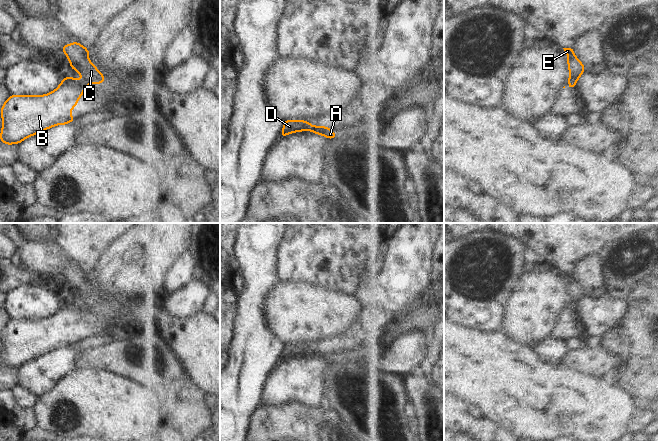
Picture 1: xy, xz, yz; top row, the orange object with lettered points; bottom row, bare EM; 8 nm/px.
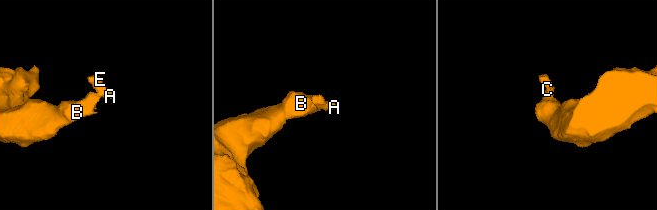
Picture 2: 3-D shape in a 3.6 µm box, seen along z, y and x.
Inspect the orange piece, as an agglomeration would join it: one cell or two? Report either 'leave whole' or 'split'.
split

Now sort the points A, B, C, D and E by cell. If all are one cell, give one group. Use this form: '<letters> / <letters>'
A C E / B D

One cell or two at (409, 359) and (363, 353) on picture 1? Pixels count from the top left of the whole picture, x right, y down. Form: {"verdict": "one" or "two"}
{"verdict": "one"}

